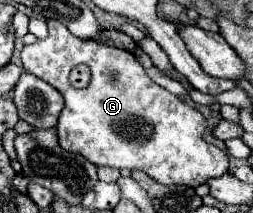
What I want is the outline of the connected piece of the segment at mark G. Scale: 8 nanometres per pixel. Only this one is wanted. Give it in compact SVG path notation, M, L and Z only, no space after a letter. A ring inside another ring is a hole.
M50 20L48 30L50 30L48 38L36 40L34 44L24 46L22 64L24 64L24 70L28 70L34 76L52 84L66 100L66 106L60 112L58 126L56 126L60 148L84 156L94 166L110 166L110 168L118 168L118 170L122 170L122 168L142 170L160 184L182 184L182 186L190 186L190 188L204 184L208 178L222 176L228 170L226 152L214 148L212 144L206 144L202 138L202 134L206 130L204 116L196 108L192 108L190 104L180 100L178 96L174 96L168 90L154 84L146 76L144 68L140 66L140 62L136 60L136 56L132 52L104 46L94 40L80 40L80 38L72 36L70 30L66 26L62 26L58 20ZM82 62L90 66L92 82L86 90L76 90L70 86L68 74L70 74L72 66L82 64Z

